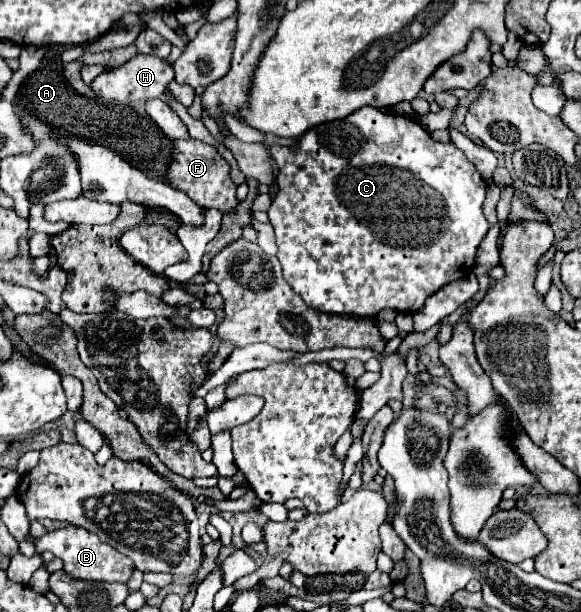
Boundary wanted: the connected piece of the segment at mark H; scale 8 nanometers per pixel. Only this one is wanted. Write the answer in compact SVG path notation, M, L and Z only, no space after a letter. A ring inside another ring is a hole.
M137 54L129 62L125 62L123 66L111 68L111 70L99 74L89 84L89 88L101 100L133 106L135 102L145 102L145 100L151 100L151 98L159 98L167 90L167 86L173 80L173 76L175 76L175 72L173 72L173 68L165 60L161 60L157 56L141 56L141 54Z

